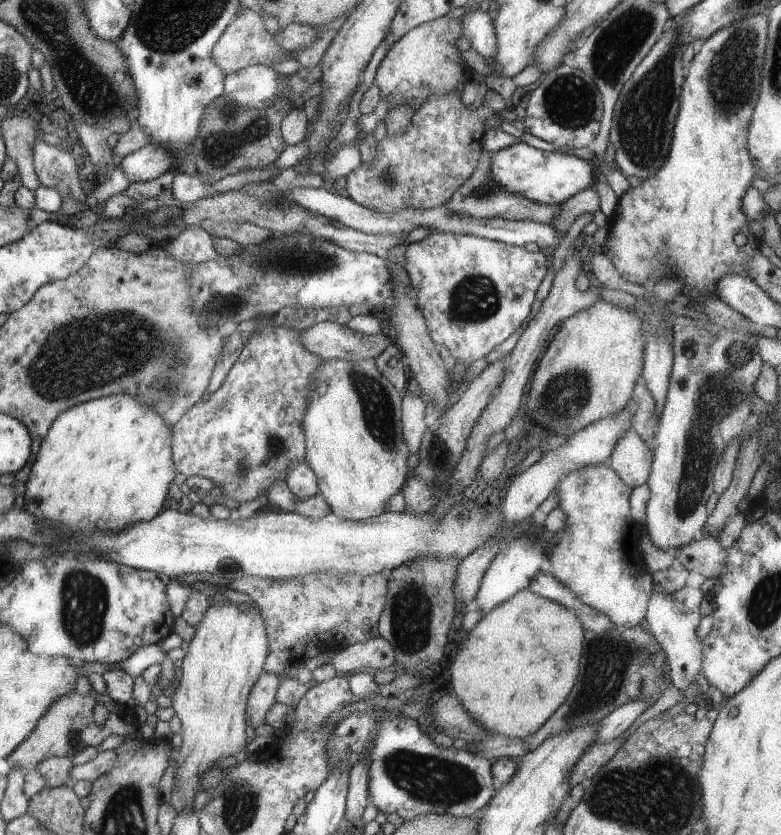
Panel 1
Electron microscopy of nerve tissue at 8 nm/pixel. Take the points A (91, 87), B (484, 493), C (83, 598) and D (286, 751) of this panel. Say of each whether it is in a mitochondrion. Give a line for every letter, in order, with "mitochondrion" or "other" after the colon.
A: mitochondrion
B: other
C: mitochondrion
D: other

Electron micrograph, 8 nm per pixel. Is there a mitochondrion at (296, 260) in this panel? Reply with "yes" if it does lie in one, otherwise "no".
yes

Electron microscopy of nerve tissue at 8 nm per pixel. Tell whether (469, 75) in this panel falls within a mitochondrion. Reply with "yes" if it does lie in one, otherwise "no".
no

